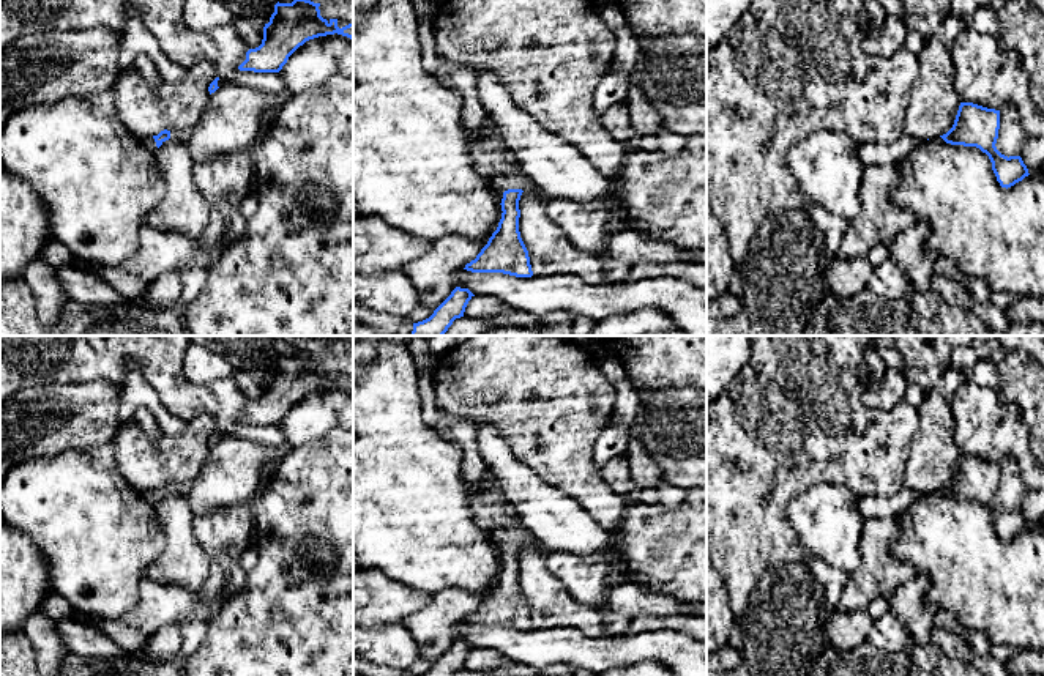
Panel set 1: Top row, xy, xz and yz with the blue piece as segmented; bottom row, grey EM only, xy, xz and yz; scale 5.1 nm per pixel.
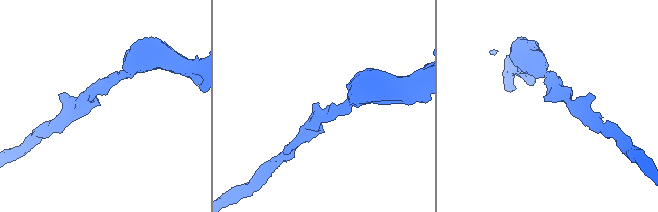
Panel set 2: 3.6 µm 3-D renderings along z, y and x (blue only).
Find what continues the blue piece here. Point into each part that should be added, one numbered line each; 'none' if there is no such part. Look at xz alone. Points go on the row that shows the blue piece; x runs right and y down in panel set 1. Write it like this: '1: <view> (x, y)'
1: xz (500, 182)

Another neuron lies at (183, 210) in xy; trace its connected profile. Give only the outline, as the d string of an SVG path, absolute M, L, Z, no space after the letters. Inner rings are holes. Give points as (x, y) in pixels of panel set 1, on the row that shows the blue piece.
M170 140L156 151L166 192L147 214L144 225L199 240L208 225L210 202L194 181L186 142Z

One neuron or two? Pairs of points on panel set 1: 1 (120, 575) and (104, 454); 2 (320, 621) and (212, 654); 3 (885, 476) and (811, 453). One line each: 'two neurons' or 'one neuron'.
1: two neurons
2: one neuron
3: one neuron

